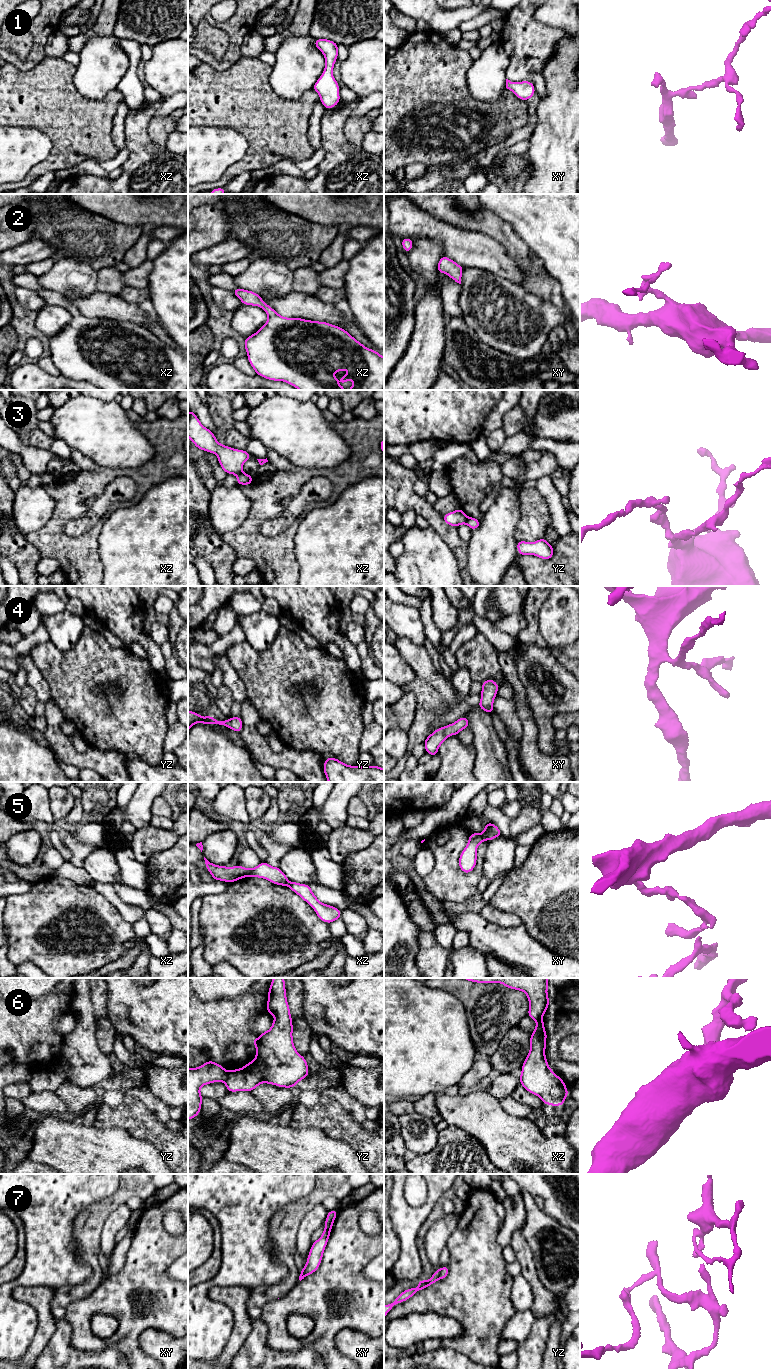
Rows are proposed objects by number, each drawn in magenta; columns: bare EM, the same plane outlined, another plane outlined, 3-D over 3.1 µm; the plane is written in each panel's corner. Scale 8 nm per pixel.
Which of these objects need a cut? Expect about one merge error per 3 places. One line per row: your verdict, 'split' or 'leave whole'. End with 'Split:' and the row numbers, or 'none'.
1: leave whole
2: leave whole
3: split
4: leave whole
5: split
6: split
7: split
Split: 3, 5, 6, 7

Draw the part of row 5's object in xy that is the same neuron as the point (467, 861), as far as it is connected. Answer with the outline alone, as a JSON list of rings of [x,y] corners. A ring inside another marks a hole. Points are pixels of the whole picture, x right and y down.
[[[471,833],[466,847],[460,854],[458,863],[461,871],[468,874],[476,866],[478,845],[485,841],[482,834]]]

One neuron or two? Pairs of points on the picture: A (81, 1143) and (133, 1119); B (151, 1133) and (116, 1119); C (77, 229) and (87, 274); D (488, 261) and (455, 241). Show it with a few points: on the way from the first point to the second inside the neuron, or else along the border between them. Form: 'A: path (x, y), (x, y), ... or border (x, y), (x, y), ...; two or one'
A: border (93, 1127), (96, 1129), (121, 1128), (136, 1138); two
B: path (142, 1124), (136, 1119), (125, 1119); one
C: border (61, 257), (74, 257), (87, 262), (96, 271); two
D: path (480, 253), (476, 249), (463, 246); one

